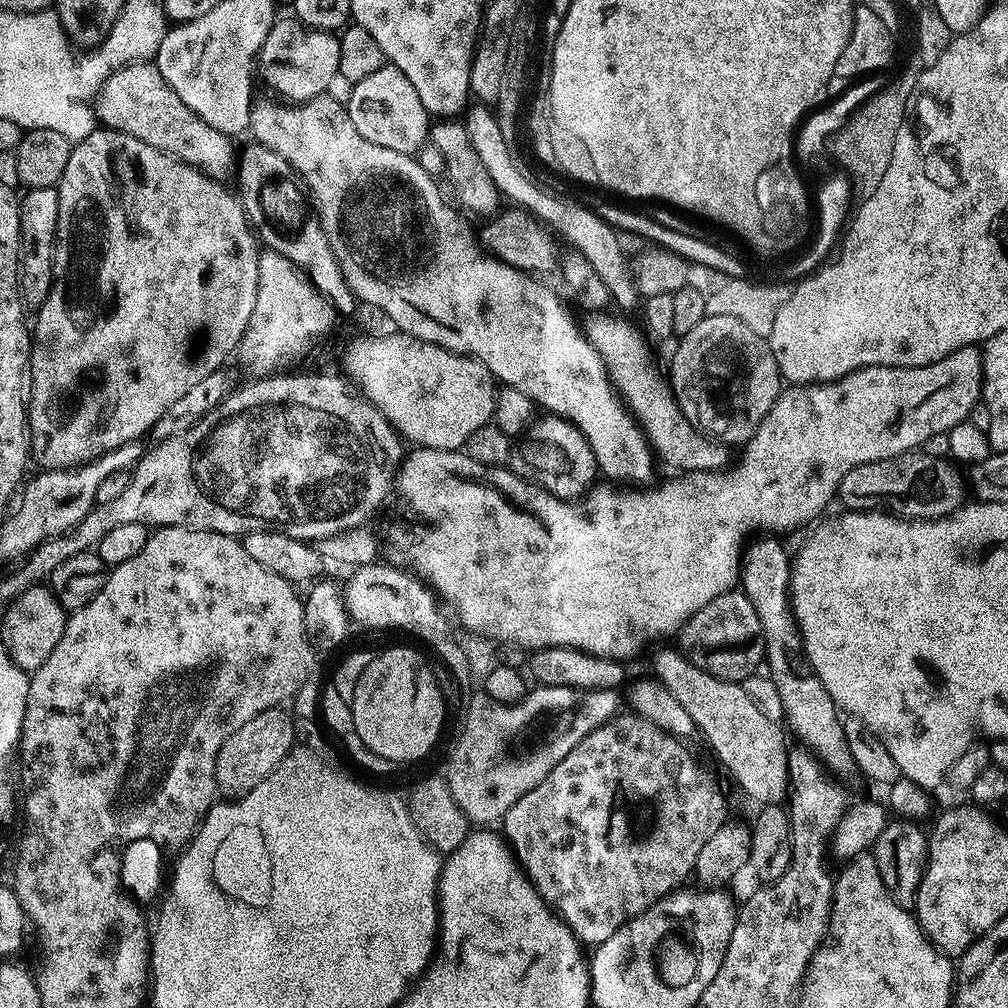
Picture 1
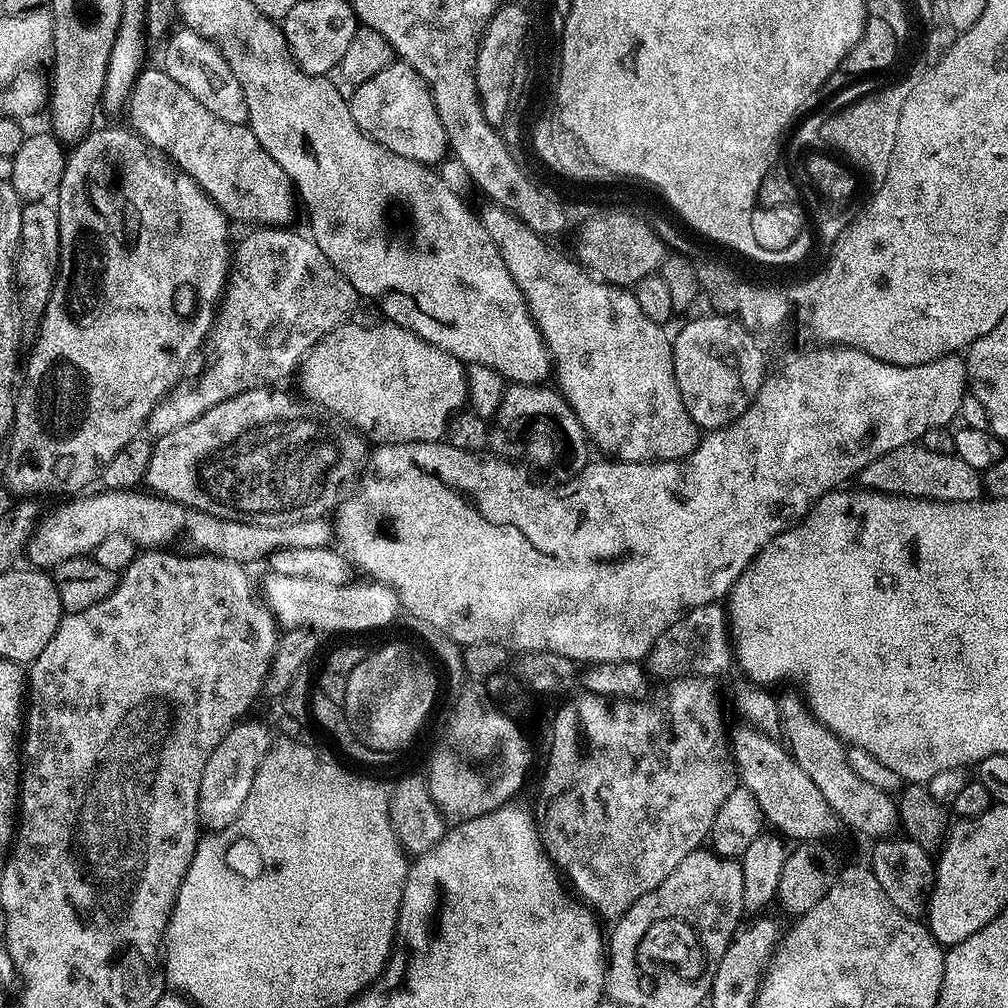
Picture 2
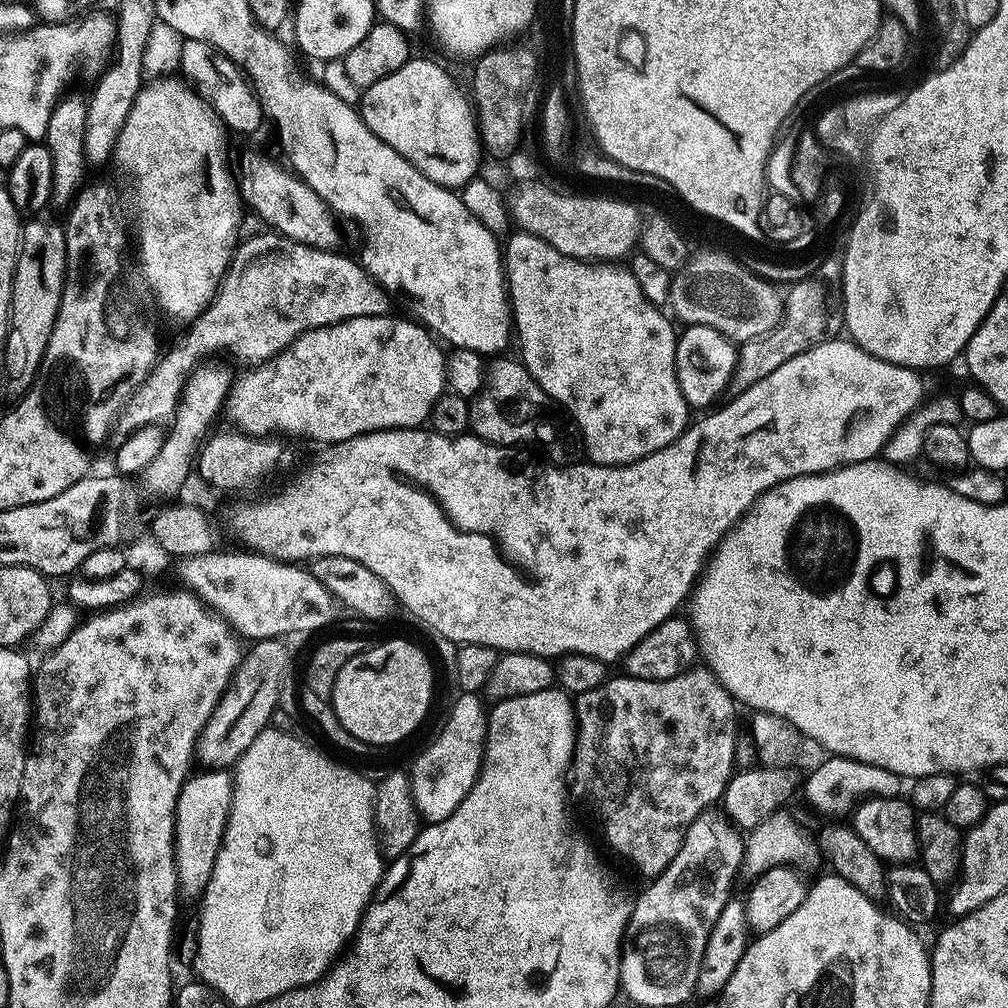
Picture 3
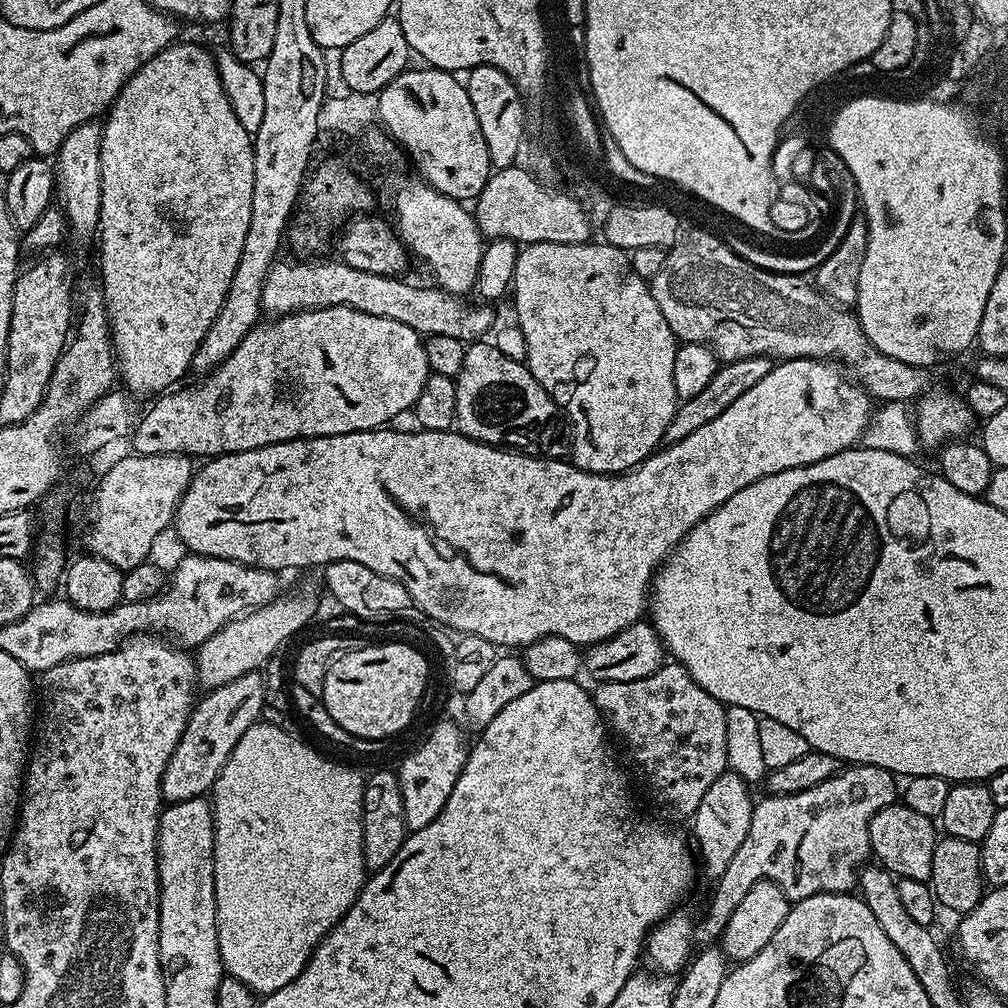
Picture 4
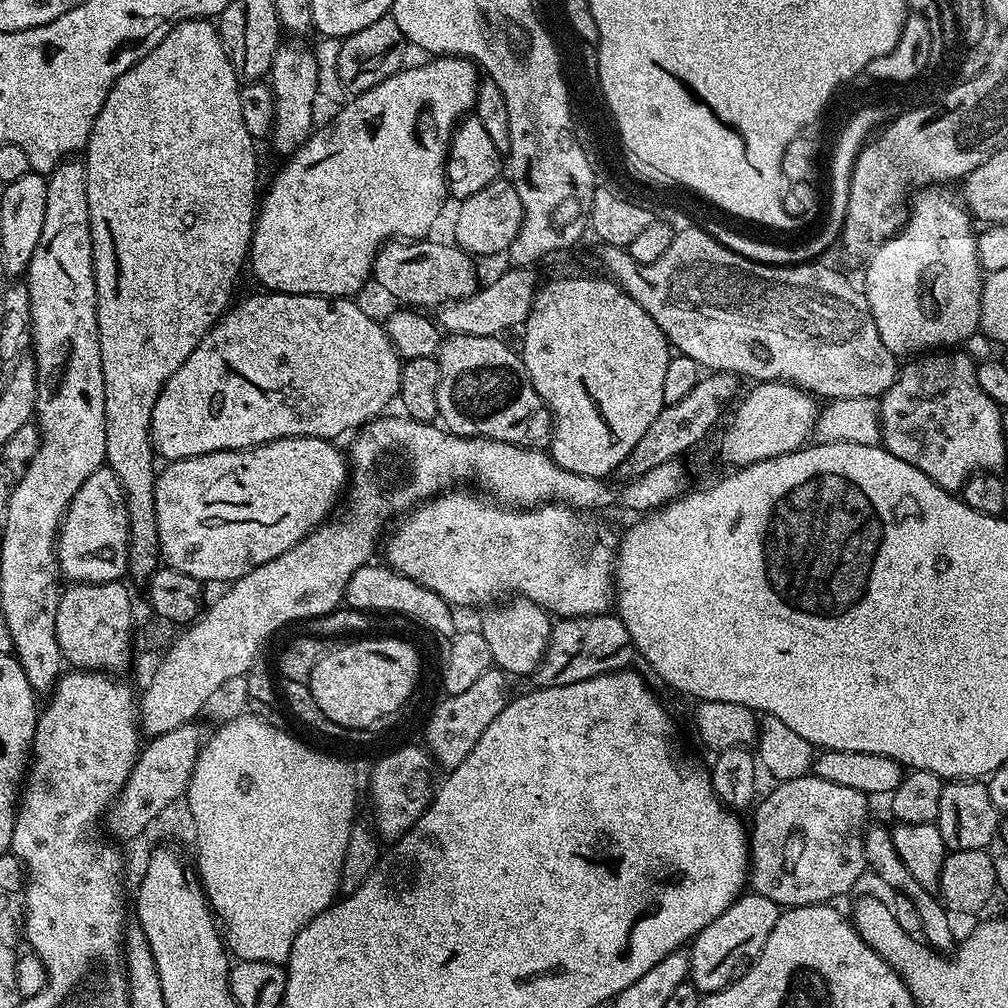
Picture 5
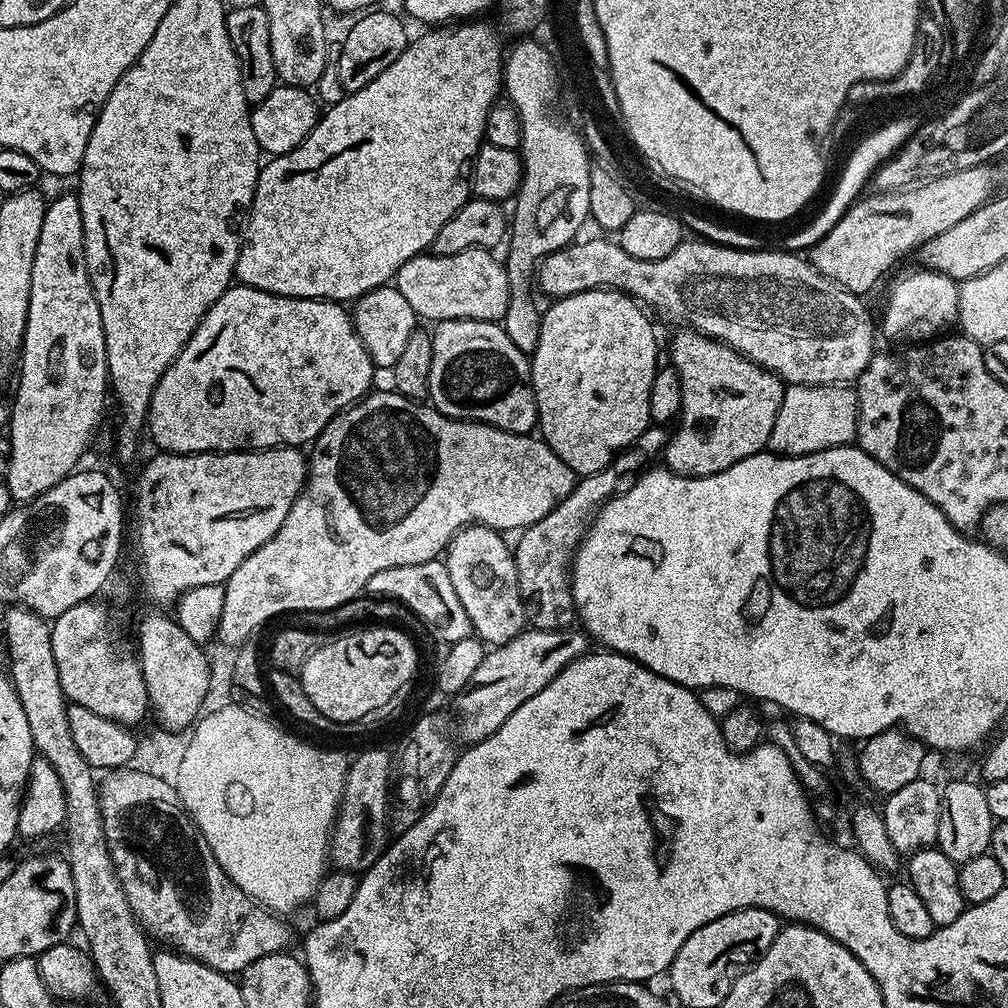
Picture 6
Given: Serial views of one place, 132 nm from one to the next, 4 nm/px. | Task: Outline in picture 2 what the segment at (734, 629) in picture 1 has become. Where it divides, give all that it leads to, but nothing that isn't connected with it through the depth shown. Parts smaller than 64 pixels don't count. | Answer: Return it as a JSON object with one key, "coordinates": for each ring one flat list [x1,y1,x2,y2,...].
{"coordinates":[[719,603,707,604,689,608,657,638,648,651,646,668,653,677,661,676,664,682,686,676,720,678,734,664,734,654,726,652,734,652,734,644,730,639,730,623,725,609]]}

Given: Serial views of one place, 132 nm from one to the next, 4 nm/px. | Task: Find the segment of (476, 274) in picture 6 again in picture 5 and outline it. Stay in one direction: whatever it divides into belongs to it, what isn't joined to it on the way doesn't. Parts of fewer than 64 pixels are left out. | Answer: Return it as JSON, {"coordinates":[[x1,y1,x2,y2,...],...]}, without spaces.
{"coordinates":[[432,238,415,242,389,242,380,249,372,267,372,276,401,305,416,310,439,309,450,300,461,300,476,293,476,264,469,253,455,243,435,244]]}

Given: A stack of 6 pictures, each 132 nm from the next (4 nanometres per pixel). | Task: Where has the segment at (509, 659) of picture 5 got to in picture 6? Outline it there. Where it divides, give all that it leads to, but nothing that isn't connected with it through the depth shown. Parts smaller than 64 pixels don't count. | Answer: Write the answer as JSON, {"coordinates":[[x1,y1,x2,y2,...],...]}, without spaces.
{"coordinates":[[471,524,463,530,456,532,454,538,445,548,443,561,450,575,450,582,465,607,467,617,470,618,473,633,485,645,496,647,514,639,517,634,525,629,524,603,521,600,521,592,518,590,516,559,511,547,504,542,505,537,490,527,481,524]]}

